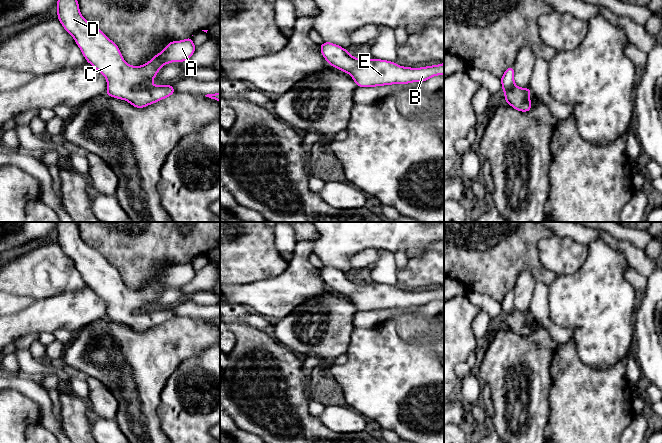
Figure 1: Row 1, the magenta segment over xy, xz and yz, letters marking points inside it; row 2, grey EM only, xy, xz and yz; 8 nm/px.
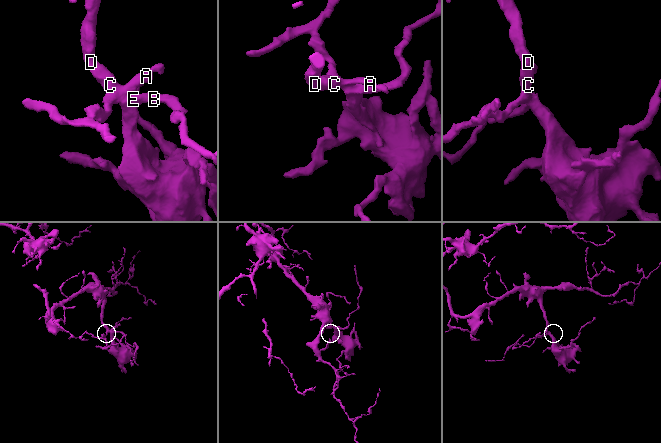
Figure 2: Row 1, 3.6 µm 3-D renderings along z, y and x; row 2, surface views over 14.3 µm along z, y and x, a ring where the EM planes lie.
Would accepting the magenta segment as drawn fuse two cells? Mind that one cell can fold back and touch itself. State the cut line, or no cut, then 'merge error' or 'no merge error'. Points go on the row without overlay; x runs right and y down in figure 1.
no cut; no merge error

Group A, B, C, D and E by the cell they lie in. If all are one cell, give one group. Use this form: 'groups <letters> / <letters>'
groups A B C D E

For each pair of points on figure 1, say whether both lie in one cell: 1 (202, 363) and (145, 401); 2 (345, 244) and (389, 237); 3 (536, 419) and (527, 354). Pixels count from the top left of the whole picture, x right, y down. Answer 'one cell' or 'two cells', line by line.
1: two cells
2: one cell
3: one cell

